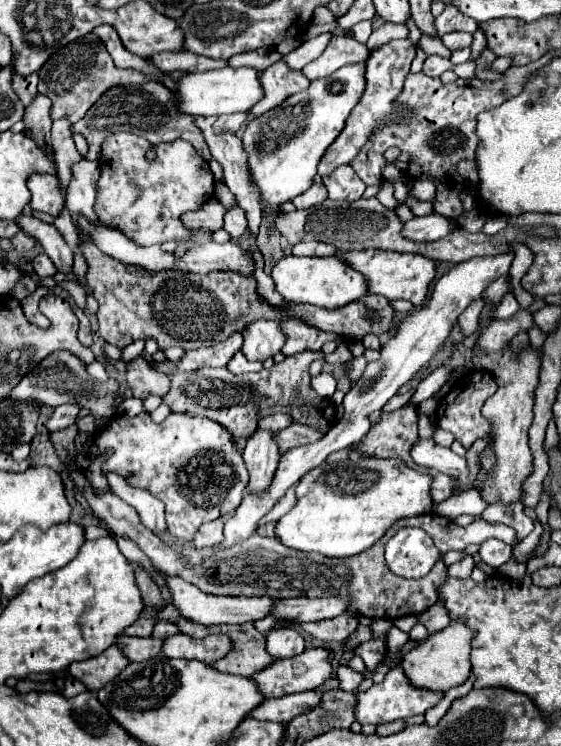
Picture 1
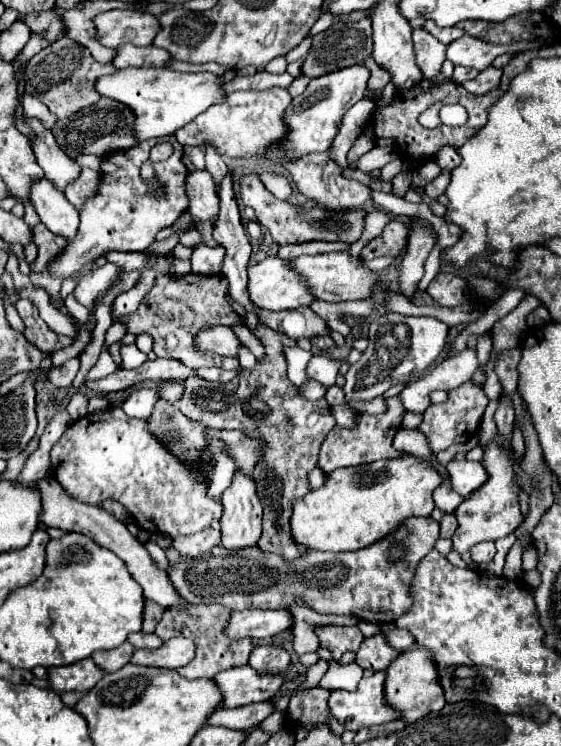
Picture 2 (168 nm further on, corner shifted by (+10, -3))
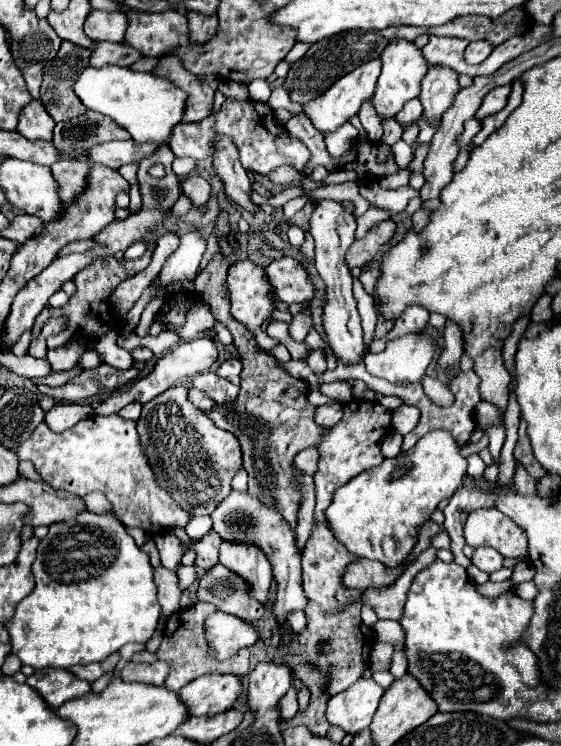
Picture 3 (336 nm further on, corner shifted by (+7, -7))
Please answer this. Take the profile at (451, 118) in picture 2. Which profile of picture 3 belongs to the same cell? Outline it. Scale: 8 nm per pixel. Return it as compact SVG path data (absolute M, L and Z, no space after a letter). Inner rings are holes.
M499 86L499 88L493 88L485 98L483 98L483 104L481 108L475 112L475 118L477 120L483 120L485 116L491 116L495 112L499 112L505 104L507 104L507 96L511 92L511 86Z

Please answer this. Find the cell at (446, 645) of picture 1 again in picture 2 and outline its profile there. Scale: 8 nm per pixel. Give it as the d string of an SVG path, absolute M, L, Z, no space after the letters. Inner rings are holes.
M416 646L410 652L400 654L386 670L386 682L384 682L384 702L386 706L390 706L392 710L398 712L398 720L410 724L416 722L424 716L428 716L430 712L438 712L440 708L446 706L444 700L444 692L440 688L438 682L438 674L436 674L436 666L430 660L428 650Z

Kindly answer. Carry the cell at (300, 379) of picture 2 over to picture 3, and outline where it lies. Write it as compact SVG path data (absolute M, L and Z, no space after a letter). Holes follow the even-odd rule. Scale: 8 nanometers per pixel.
M237 260L235 264L231 264L229 274L227 274L227 288L229 288L229 296L231 296L231 314L247 324L247 328L251 328L251 332L255 332L255 338L261 348L265 350L273 350L277 345L281 344L278 340L268 337L267 333L261 330L261 325L273 312L275 308L275 290L267 278L267 270L265 266L253 264L249 260Z

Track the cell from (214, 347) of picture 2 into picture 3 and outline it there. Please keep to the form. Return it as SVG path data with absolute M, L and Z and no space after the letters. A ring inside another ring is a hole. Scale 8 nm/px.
M201 336L201 338L195 338L195 340L189 340L189 342L181 342L179 346L175 346L169 354L165 354L163 358L157 360L153 372L149 376L143 376L139 380L135 380L127 390L119 390L119 392L113 392L111 398L107 402L101 402L97 408L94 409L95 415L108 416L113 412L119 412L123 406L131 404L131 402L141 402L141 404L147 404L149 400L153 400L155 396L163 394L169 386L173 386L177 380L185 378L185 376L197 376L201 372L207 372L213 368L213 364L217 362L217 356L219 356L219 348L217 348L217 342L213 338L207 338L207 336Z

